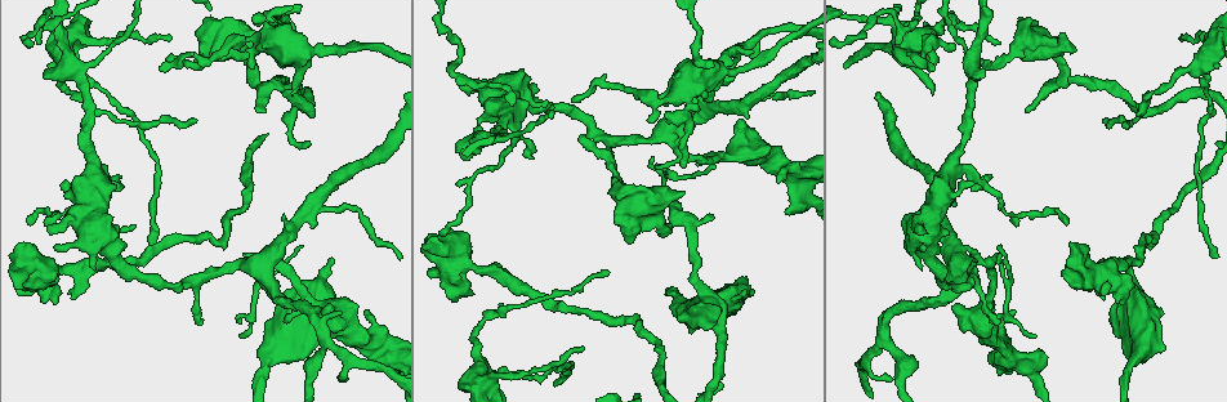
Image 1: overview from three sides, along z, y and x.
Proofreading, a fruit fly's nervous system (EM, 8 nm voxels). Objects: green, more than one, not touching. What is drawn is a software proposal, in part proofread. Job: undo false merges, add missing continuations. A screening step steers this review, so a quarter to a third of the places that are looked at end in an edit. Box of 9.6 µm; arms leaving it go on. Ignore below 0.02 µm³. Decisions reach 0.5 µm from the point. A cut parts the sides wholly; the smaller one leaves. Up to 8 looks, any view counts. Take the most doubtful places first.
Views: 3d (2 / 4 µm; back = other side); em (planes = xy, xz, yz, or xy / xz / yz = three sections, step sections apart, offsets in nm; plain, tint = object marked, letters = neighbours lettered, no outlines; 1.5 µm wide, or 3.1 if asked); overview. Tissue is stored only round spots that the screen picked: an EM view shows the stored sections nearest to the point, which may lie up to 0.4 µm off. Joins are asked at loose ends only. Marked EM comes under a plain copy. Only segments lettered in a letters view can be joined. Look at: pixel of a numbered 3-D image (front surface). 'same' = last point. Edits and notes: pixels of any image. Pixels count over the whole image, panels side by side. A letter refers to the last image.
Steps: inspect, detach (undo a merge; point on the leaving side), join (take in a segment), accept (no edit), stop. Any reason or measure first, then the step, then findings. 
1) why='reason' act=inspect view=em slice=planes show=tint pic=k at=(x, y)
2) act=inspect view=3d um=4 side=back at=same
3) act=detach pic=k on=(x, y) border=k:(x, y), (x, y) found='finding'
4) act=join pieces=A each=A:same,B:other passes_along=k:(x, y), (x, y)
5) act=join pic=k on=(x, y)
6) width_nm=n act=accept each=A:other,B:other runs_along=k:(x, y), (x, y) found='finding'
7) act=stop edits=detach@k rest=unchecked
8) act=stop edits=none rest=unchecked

why='arms part here' act=inspect view=3d um=2 pic=1 at=(960, 262)

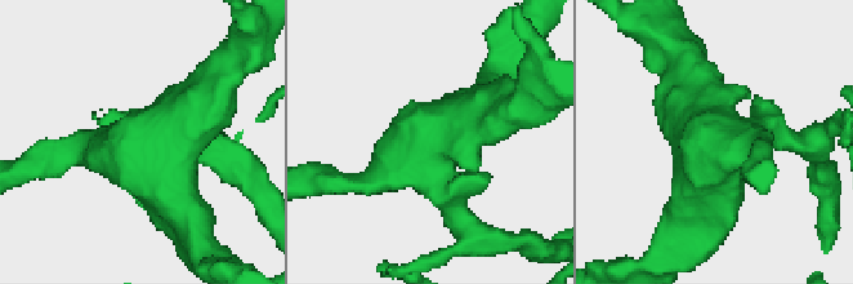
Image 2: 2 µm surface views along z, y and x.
arms=4 why='shape alone is not enough' act=inspect view=em slice=planes show=tint pic=2 at=(722, 144)

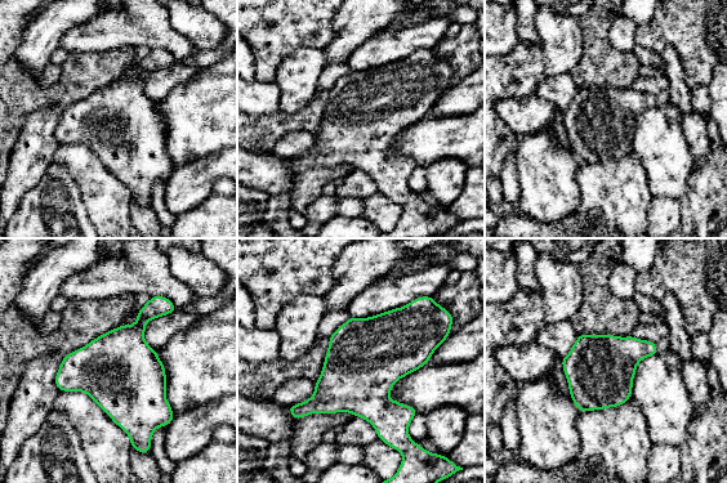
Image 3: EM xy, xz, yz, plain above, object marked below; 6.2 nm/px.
why='what lies round it' act=inspect view=em slice=planes show=letters at=same

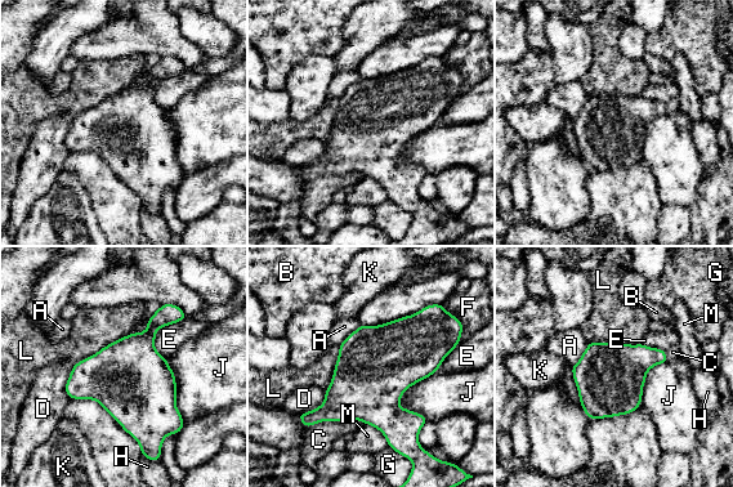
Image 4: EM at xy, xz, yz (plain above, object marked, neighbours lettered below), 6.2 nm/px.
width_nm=440 act=accept each=A:other,B:other,C:other,D:other,E:other,F:other,G:other,H:other,J:other,K:other,L:other,M:other border=4:(437, 370), (412, 384), (397, 405) found='one neuron here'

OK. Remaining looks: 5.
why='stops while still wide' act=inspect view=em slice=xz step=8 show=letters pic=1 at=(330, 260)

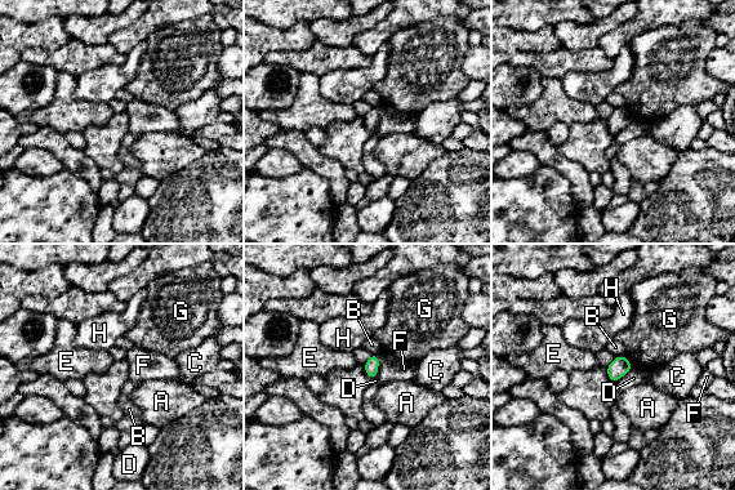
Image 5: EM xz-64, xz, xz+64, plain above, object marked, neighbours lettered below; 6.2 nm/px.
act=inspect view=em slice=planes show=letters at=same

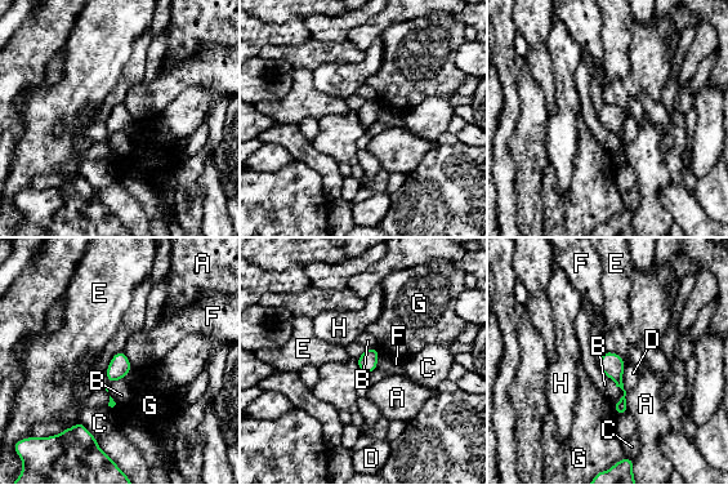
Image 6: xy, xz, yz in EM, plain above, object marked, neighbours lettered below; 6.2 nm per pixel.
longest_contact=B:280nm act=accept each=A:other,B:other,C:other,D:other,E:other,F:other,G:other,H:other found='none of them fits'

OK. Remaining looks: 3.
why='sudden change in width' act=inspect view=em slice=xy step=8 show=tint pic=1 at=(681, 297)

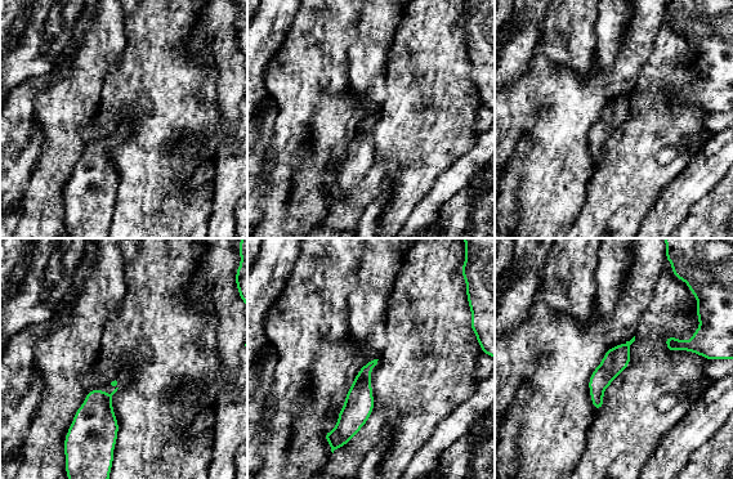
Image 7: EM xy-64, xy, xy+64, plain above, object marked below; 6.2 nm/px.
act=inspect view=em slice=planes show=tint at=same

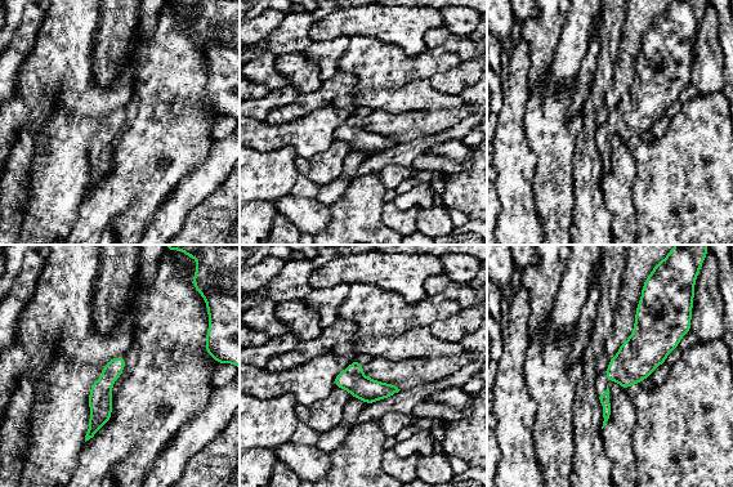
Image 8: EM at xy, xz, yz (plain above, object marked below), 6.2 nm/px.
act=inspect view=em slice=planes show=letters at=same

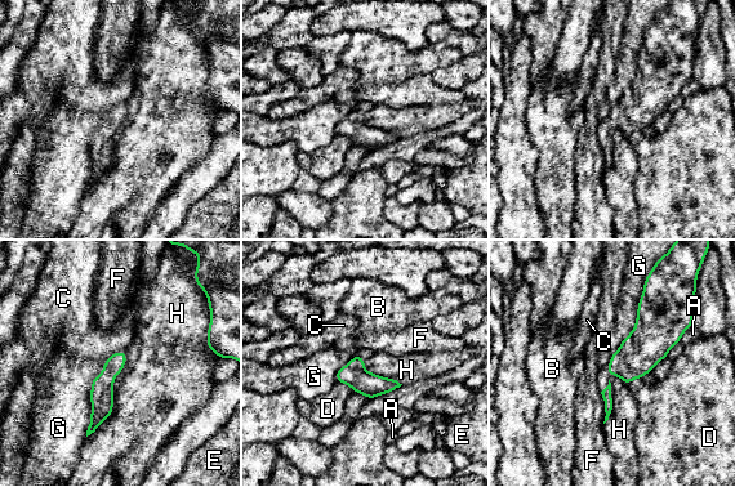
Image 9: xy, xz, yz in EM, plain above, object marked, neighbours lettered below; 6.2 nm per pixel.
width_nm=130 act=accept each=A:other,B:other,C:other,D:other,E:other,F:other,G:other,H:other runs_along=9:(123, 354), (102, 384), (90, 429) found='one neuron here'

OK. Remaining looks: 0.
act=stop edits=none rest=unchecked

